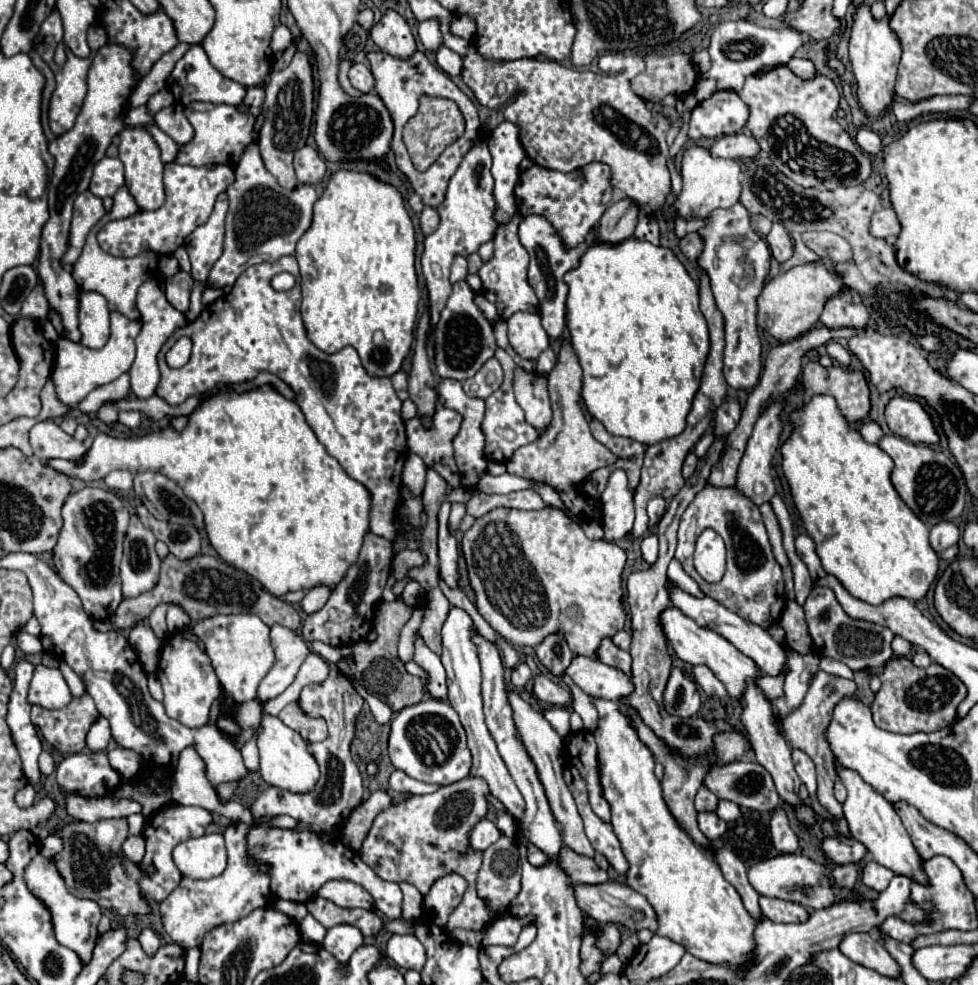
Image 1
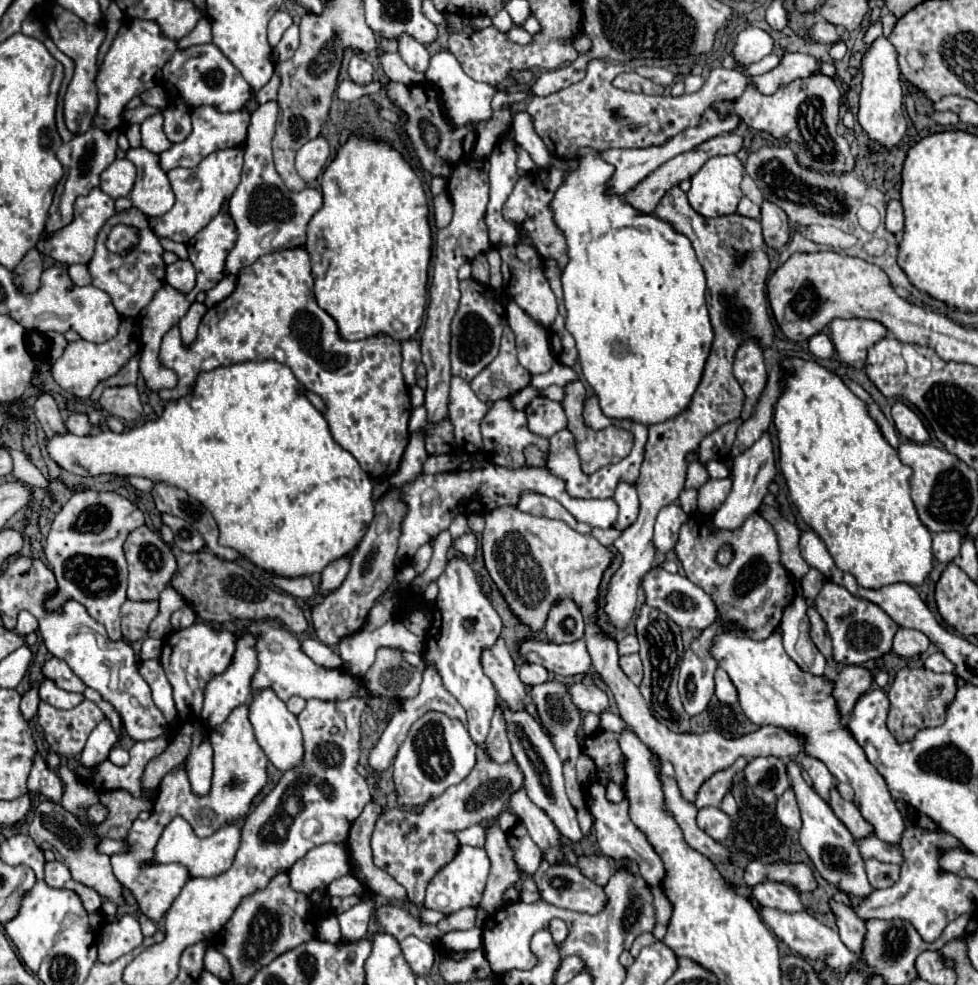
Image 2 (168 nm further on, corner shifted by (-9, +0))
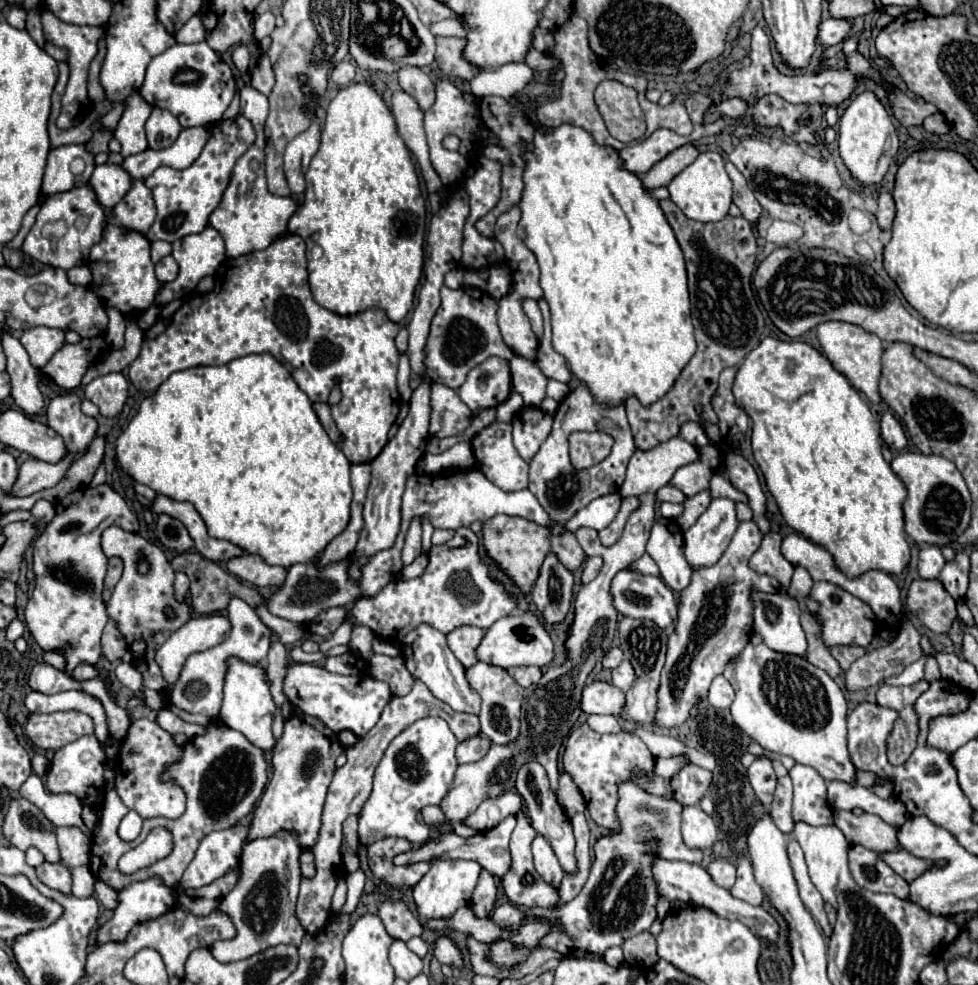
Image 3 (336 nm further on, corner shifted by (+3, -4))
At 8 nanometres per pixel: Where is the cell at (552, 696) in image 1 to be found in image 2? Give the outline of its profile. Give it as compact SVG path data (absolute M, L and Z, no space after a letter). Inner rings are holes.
M594 683L570 685L570 697L572 697L572 703L576 703L576 707L580 707L582 713L588 713L588 711L602 713L604 709L608 709L608 697L606 697L604 689Z

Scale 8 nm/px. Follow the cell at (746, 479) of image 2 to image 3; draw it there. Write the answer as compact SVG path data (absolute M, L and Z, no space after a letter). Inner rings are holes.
M714 499L710 507L684 533L684 555L692 569L718 563L738 527L734 501Z

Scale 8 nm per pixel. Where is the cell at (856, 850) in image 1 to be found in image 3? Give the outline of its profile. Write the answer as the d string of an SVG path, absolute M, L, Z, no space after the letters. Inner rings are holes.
M898 849L898 851L890 851L890 853L882 853L882 859L906 881L912 881L916 877L920 877L924 871L928 871L928 867L932 867L932 863L928 863L928 859L916 859L912 853Z

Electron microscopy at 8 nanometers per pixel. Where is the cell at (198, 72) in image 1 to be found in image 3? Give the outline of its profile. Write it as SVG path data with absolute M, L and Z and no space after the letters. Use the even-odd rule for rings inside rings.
M206 41L188 43L188 45L176 43L154 57L152 63L149 63L146 70L146 81L140 87L140 93L150 105L158 105L162 109L168 109L172 115L176 115L176 119L180 121L182 127L198 127L198 125L208 125L208 123L216 123L222 119L224 111L228 109L228 105L236 93L236 81L234 81L234 75L232 75L232 69L228 67L228 63L224 63L220 59L220 55L216 51L212 51L212 47L208 47Z

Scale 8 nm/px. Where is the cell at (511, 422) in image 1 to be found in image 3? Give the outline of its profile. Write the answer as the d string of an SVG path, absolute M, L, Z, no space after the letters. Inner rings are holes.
M492 423L484 427L474 439L472 449L480 471L500 489L504 491L518 491L528 487L528 463L518 455L512 443L512 425L510 423Z

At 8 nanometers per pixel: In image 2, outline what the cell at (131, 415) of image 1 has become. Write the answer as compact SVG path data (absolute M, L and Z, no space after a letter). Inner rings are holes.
M108 387L100 397L100 407L114 417L136 421L142 415L142 403L136 387Z

